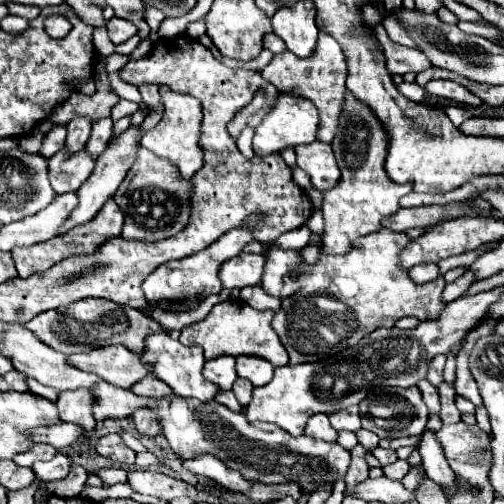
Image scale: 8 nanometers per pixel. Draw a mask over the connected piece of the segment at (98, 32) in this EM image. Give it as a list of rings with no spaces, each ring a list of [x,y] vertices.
[[[105,27],[95,29],[93,43],[95,43],[95,49],[99,51],[99,55],[103,55],[103,57],[107,57],[115,51],[115,45],[111,43],[111,39],[109,39],[109,35],[107,35],[107,29],[105,29]]]

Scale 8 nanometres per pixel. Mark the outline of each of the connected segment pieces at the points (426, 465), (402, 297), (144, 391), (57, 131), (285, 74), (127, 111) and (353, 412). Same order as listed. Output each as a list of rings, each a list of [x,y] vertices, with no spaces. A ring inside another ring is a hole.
[[[425,431],[417,449],[419,449],[421,457],[423,457],[423,469],[425,469],[427,477],[433,479],[435,483],[439,483],[447,491],[447,495],[453,495],[453,491],[455,491],[455,481],[453,481],[455,475],[453,475],[445,455],[443,455],[441,445],[435,439],[435,433]]]
[[[379,229],[357,239],[347,255],[323,255],[319,239],[319,263],[313,265],[303,263],[299,249],[273,247],[267,251],[261,287],[269,295],[281,297],[281,311],[273,319],[273,329],[289,353],[289,365],[319,361],[319,353],[323,357],[335,355],[383,325],[393,327],[401,317],[415,315],[419,321],[427,321],[443,311],[443,277],[417,285],[399,267],[399,253],[409,241],[405,233]],[[297,269],[299,277],[291,279],[291,271]]]
[[[155,375],[143,377],[139,383],[135,383],[135,387],[131,387],[131,391],[135,395],[145,395],[145,397],[165,397],[165,395],[173,393],[171,387],[167,387],[159,379],[155,379]]]
[[[55,125],[55,127],[51,129],[51,133],[45,135],[39,153],[45,155],[45,159],[49,159],[49,157],[55,155],[55,151],[59,151],[63,145],[65,145],[65,125]]]
[[[319,33],[319,43],[317,43],[317,51],[307,57],[307,59],[299,59],[295,55],[291,55],[291,51],[285,51],[281,55],[275,55],[271,59],[271,63],[261,71],[261,75],[275,85],[279,91],[297,91],[299,95],[307,97],[309,101],[315,103],[315,107],[319,109],[321,115],[321,127],[319,127],[319,135],[317,139],[323,143],[331,143],[337,127],[339,127],[339,115],[343,111],[343,97],[345,97],[345,77],[347,77],[347,65],[345,65],[345,57],[341,53],[339,43],[335,43],[333,37]]]
[[[121,99],[121,101],[113,107],[113,111],[111,111],[111,119],[113,119],[113,121],[117,121],[117,119],[121,119],[121,117],[133,115],[137,109],[139,109],[139,105],[137,105],[137,103],[131,103],[131,101]]]
[[[353,405],[353,407],[347,407],[345,411],[335,411],[329,415],[329,421],[331,425],[341,431],[359,431],[361,429],[361,417],[359,417],[359,407]]]

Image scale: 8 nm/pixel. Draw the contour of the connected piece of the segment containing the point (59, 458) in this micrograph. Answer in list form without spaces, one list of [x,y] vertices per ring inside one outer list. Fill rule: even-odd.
[[[57,453],[55,459],[51,459],[51,461],[35,463],[33,471],[35,471],[39,481],[47,483],[47,481],[53,481],[53,479],[63,479],[69,473],[69,467],[71,467],[71,461],[63,453]]]

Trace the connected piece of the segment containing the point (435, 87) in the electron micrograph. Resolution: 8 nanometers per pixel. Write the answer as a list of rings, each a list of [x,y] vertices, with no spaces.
[[[429,81],[425,85],[425,89],[433,97],[459,101],[459,103],[465,103],[465,105],[471,105],[471,107],[479,107],[483,103],[477,95],[473,95],[471,91],[467,91],[463,85],[459,85],[455,81]]]

